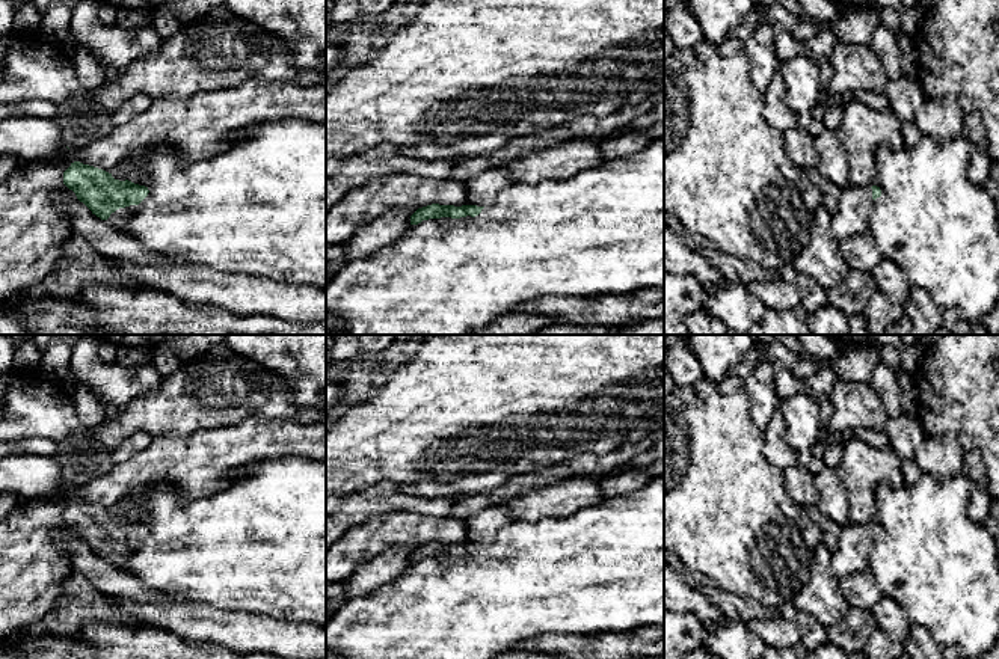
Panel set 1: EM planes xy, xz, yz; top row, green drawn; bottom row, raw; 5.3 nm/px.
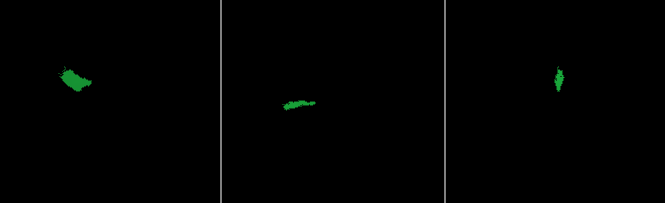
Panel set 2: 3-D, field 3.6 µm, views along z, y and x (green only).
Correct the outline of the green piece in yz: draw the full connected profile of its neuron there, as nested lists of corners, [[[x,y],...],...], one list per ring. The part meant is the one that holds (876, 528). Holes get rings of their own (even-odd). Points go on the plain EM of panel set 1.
[[[848,523],[842,528],[839,543],[831,552],[830,573],[841,579],[847,575],[866,570],[866,558],[872,549],[872,541],[881,534],[877,523]]]

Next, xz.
[[[493,507],[483,510],[463,519],[466,525],[466,541],[462,544],[432,541],[418,546],[410,553],[410,562],[418,562],[423,558],[441,556],[441,555],[475,555],[486,543],[490,543],[495,534],[510,522],[515,522],[513,516],[503,507]]]

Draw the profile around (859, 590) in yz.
[[[868,570],[856,572],[839,579],[839,590],[850,608],[874,609],[883,593]]]

